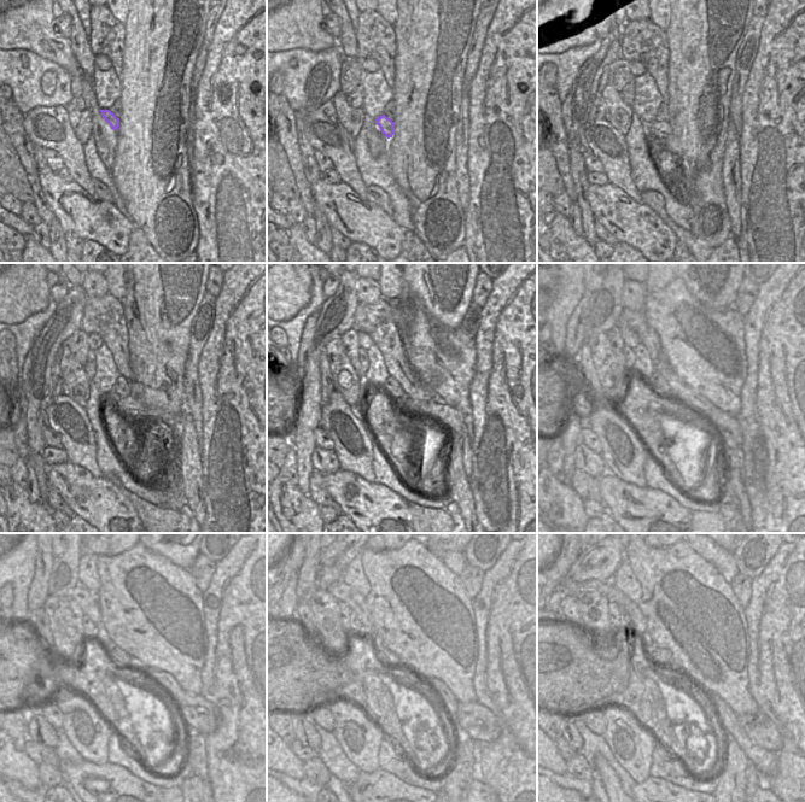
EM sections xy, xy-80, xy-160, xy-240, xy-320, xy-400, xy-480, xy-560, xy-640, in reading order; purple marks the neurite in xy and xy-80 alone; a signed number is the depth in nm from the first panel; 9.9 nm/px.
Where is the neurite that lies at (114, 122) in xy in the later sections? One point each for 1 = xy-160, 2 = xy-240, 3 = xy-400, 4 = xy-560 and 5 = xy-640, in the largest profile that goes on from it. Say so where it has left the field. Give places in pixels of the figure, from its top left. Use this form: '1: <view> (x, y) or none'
1: xy-160 (660, 129)
2: xy-240 (129, 405)
3: xy-400 (729, 429)
4: xy-560 (474, 721)
5: xy-640 (758, 727)

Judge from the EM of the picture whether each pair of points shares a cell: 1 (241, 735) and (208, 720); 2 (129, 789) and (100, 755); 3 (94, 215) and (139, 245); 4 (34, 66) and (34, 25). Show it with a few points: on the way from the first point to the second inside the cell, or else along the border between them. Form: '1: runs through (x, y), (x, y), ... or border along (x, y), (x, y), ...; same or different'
1: border along (205, 698), (219, 714), (217, 726), (206, 737); different
2: border along (83, 759), (98, 764), (108, 762); different
3: border along (134, 228), (129, 235), (129, 245), (126, 250); different
4: border along (12, 48), (25, 48), (59, 66); different

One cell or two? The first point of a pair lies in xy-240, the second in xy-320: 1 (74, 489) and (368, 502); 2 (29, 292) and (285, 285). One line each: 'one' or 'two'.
1: one
2: one

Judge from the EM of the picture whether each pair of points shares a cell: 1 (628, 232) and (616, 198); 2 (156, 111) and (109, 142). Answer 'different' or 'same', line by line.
1: same
2: different

